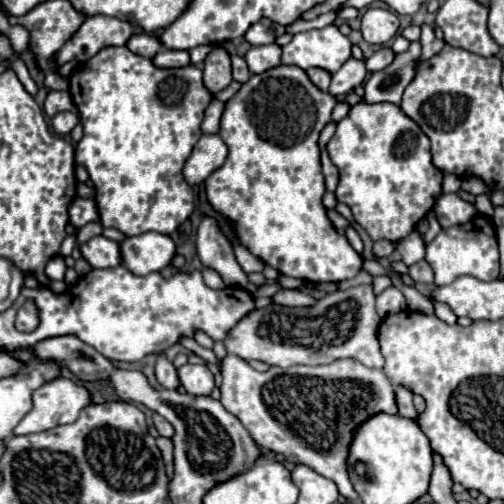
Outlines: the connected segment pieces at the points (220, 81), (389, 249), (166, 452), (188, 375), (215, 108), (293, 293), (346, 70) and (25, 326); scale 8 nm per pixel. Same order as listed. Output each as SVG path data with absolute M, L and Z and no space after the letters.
M215 49L207 55L207 65L203 67L203 81L211 93L225 89L233 81L231 59L225 49Z
M375 241L373 243L373 255L375 259L383 259L383 257L389 257L395 249L395 243L389 243L389 241Z
M157 437L157 447L159 447L163 461L167 465L167 475L171 477L173 475L173 443L167 437Z
M187 363L179 369L179 379L185 391L191 395L211 395L211 391L215 389L215 379L213 373L207 369L207 365Z
M213 99L211 105L207 107L205 111L205 119L203 119L203 133L219 133L219 121L221 121L221 115L223 115L223 103Z
M279 289L271 297L271 301L285 307L307 307L315 303L315 299L307 291L301 291L301 289Z
M349 59L349 63L345 63L345 65L341 67L341 71L337 71L337 75L333 75L329 93L331 93L333 97L337 97L337 95L347 95L347 93L351 93L357 85L363 83L365 75L367 75L365 63L363 63L363 61L357 61L357 59Z
M29 300L18 310L15 327L21 332L31 332L38 324L38 309L33 300Z

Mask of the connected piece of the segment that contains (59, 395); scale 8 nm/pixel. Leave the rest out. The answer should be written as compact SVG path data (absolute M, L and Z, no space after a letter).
M53 379L49 383L43 383L39 389L33 391L33 409L19 421L15 427L15 435L29 435L29 433L41 433L47 429L53 429L57 425L73 423L77 415L81 415L81 409L91 403L89 391L69 379Z

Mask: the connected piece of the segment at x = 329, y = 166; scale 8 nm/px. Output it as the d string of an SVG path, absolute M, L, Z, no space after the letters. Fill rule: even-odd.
M323 149L323 153L321 153L321 163L323 163L323 175L325 175L327 191L335 191L335 189L337 189L337 183L339 183L339 171L337 171L337 167L331 163L327 149Z

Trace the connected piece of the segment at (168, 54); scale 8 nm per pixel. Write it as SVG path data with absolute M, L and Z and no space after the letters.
M161 49L153 57L153 65L161 69L173 69L173 67L185 67L189 65L189 53L187 51L171 51L171 49Z

